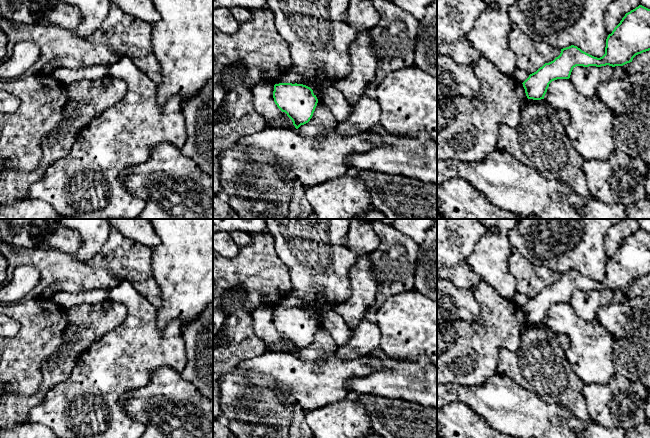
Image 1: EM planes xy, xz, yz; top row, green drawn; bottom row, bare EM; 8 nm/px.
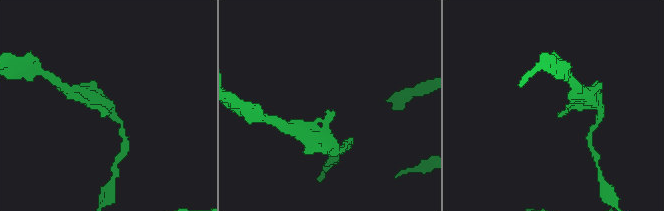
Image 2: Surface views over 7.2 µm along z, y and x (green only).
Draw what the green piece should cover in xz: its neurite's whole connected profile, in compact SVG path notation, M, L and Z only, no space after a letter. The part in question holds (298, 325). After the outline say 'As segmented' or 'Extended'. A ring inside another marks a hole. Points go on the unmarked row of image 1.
M297 307L275 308L273 322L277 331L287 338L296 353L310 345L318 327L310 311Z. As segmented

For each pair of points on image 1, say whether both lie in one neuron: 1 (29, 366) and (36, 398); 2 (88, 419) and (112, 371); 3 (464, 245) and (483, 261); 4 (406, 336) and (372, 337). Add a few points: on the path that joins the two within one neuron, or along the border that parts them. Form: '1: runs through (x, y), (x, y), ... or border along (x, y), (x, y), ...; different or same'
1: border along (40, 368), (41, 383), (25, 397); different
2: runs through (88, 407), (88, 399), (92, 391), (100, 383); same
3: border along (486, 232), (465, 260); different
4: border along (375, 321), (379, 329), (380, 346); different

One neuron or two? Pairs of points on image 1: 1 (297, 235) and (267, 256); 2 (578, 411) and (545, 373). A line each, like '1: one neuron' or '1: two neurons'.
1: two neurons
2: one neuron

